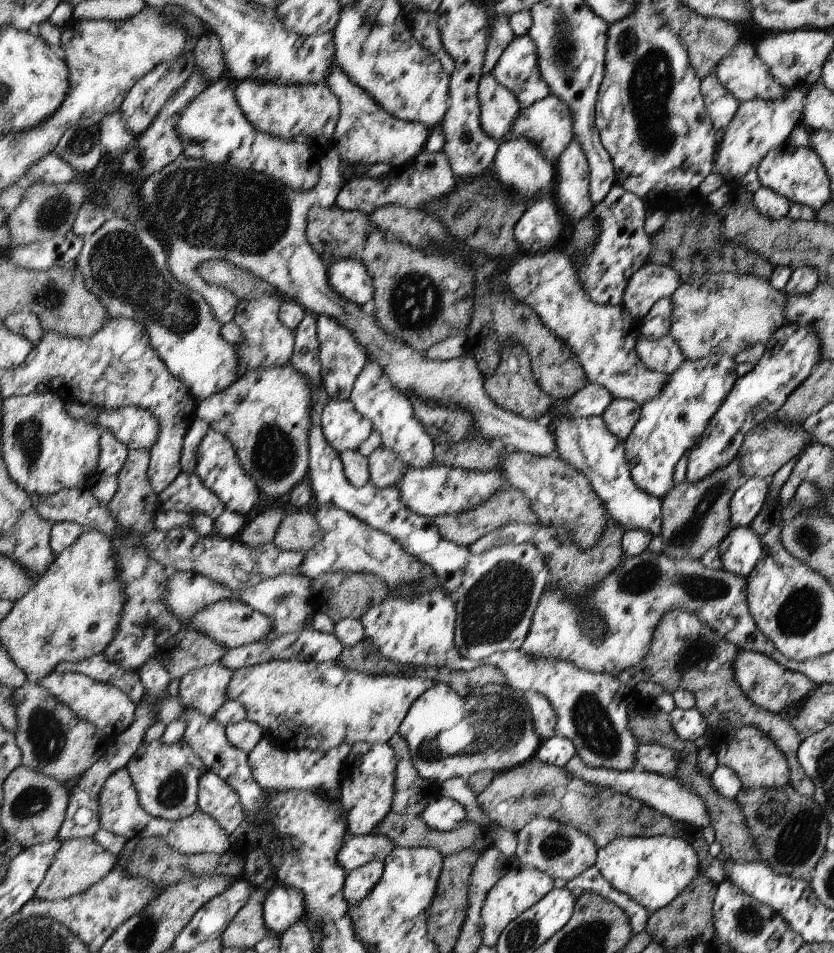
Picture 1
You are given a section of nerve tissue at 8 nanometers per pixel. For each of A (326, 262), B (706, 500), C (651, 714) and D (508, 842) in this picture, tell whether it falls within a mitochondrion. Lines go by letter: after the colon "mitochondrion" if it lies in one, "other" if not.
A: other
B: mitochondrion
C: other
D: other

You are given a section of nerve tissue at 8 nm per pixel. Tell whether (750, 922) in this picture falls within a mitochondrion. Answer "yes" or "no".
yes

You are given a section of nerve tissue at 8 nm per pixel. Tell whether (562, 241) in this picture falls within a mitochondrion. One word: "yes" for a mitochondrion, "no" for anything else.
no

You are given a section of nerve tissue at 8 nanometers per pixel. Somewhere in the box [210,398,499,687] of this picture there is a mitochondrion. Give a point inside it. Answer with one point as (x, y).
(271, 447)

